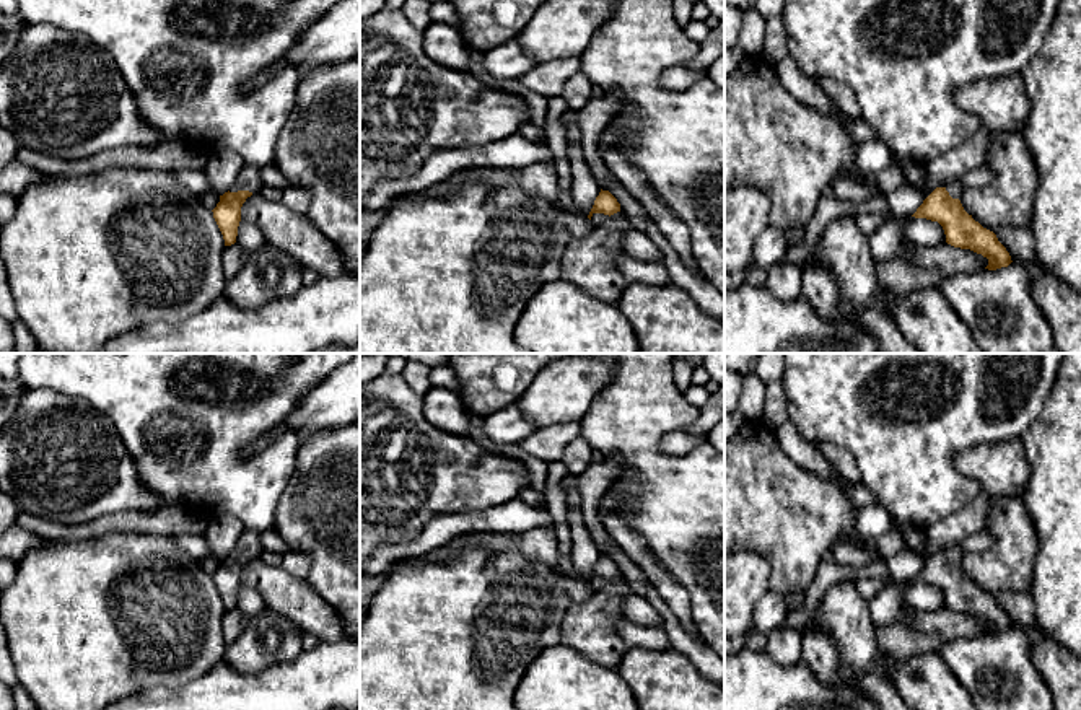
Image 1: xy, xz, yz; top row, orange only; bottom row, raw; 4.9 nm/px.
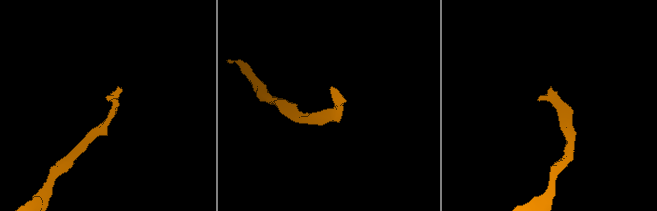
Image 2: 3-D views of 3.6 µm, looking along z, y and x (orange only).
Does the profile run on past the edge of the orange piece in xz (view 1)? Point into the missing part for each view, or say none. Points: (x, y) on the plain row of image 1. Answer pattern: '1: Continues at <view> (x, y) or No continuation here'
1: Continues at xz (598, 583)

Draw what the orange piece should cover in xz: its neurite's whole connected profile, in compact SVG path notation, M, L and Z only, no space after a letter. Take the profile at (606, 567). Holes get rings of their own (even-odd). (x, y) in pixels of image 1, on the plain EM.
M601 554L588 583L594 591L601 591L611 585L625 583L625 580L620 575L620 568L617 567L617 563L609 555Z

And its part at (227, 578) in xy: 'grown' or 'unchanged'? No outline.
grown

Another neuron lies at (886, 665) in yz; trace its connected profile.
M884 653L881 658L876 658L871 664L871 671L877 671L889 679L894 677L894 674L899 671L902 661L892 658L891 655Z

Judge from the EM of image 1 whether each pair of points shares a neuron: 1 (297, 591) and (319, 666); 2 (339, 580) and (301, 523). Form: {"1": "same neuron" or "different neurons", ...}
{"1": "different neurons", "2": "same neuron"}

